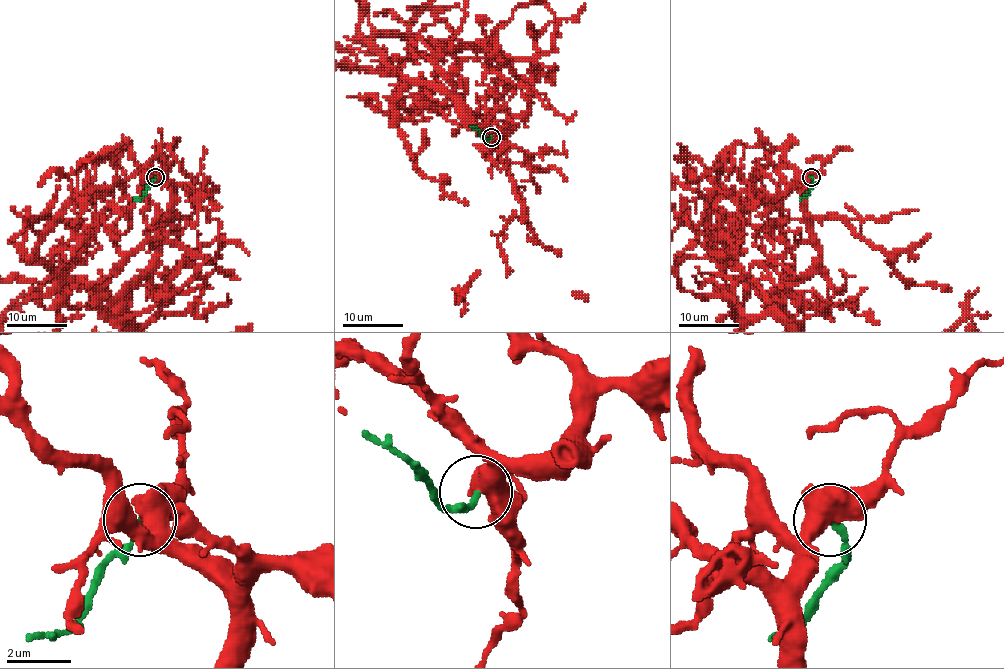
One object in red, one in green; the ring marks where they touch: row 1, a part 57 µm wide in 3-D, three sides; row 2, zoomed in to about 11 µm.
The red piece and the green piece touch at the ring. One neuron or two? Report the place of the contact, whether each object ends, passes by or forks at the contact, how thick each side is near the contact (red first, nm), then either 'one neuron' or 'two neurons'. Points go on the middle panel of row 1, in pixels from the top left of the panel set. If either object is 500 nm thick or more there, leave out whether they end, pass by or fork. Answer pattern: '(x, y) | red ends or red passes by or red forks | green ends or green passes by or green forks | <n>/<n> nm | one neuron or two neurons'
(491, 137) | 550/190 nm | one neuron

